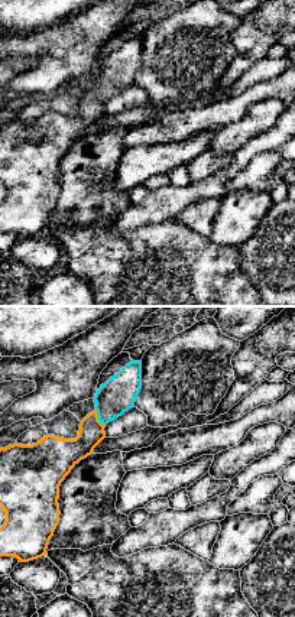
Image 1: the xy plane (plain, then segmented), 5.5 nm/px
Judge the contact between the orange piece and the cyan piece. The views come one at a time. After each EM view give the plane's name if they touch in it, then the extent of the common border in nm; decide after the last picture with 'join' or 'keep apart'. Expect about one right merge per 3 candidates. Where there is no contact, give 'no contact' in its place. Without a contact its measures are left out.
contact in xy; length 110 nm

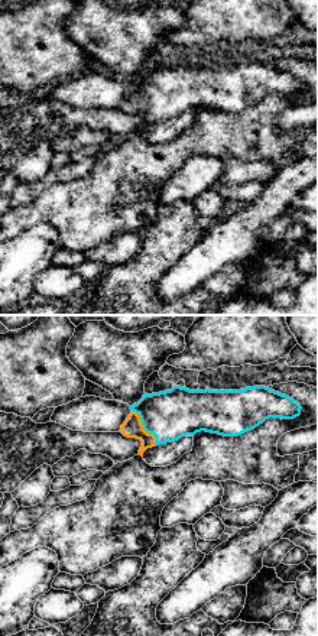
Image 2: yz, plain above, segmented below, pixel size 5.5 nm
contact in yz; length 240 nm

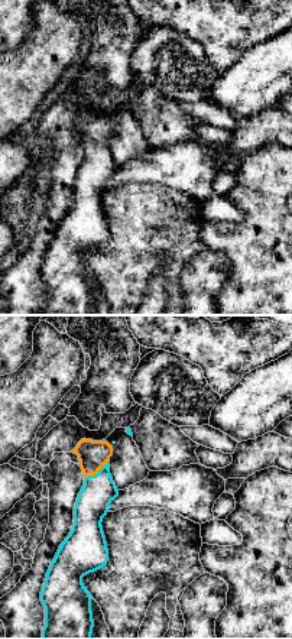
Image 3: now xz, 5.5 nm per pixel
contact in xz; length 170 nm

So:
join

